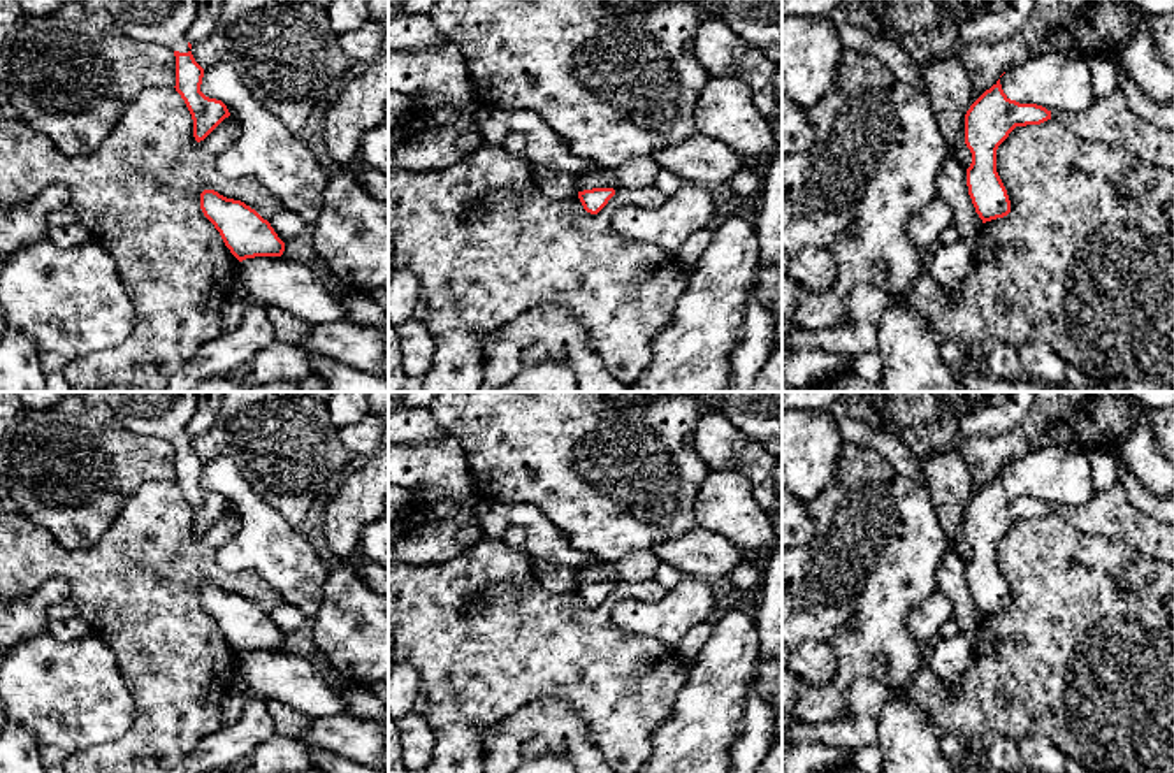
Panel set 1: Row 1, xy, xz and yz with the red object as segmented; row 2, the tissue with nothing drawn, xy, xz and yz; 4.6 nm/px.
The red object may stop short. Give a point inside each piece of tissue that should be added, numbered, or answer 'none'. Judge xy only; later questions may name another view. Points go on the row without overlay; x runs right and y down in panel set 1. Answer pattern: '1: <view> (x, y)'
1: xy (164, 415)

